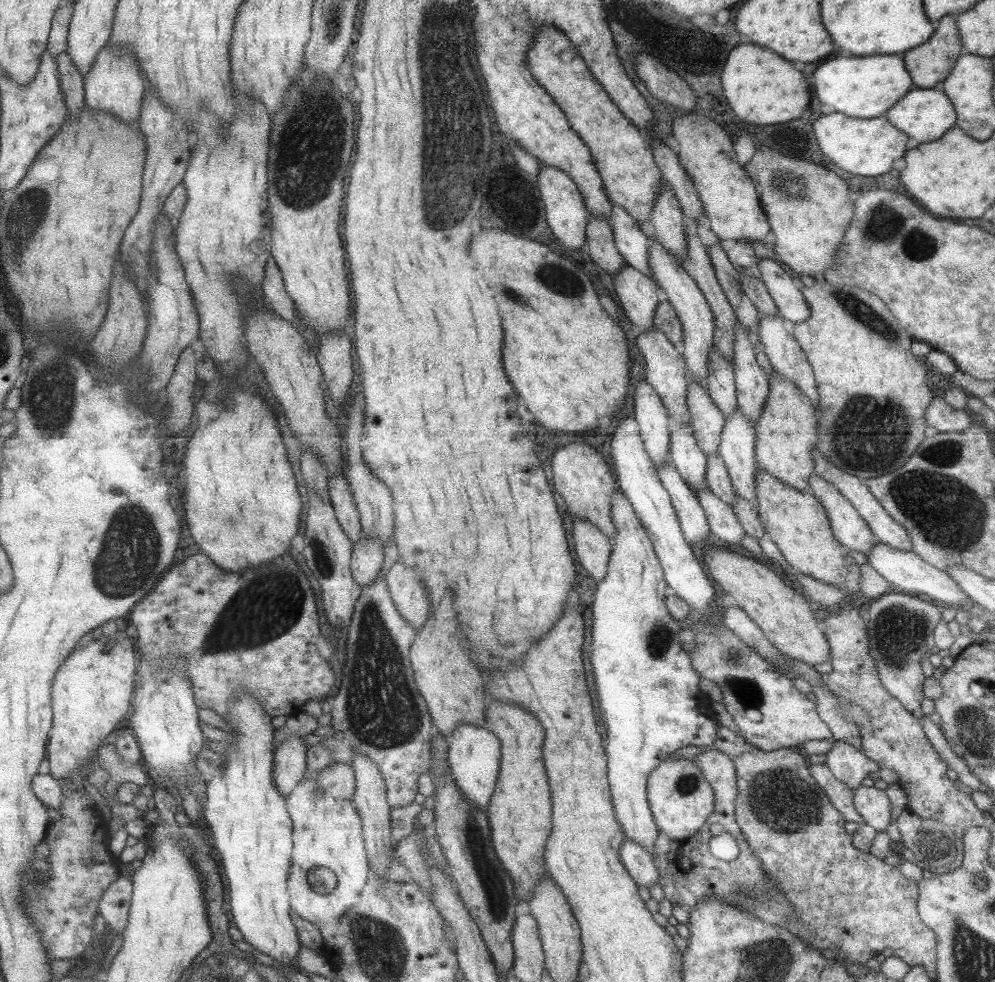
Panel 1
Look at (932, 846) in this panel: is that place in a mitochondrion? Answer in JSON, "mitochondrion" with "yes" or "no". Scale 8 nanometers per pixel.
{"mitochondrion":"yes"}

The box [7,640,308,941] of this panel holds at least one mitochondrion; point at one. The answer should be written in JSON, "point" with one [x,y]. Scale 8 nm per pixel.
{"point":[43,899]}

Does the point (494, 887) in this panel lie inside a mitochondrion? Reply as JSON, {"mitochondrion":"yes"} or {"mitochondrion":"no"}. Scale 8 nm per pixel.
{"mitochondrion":"yes"}

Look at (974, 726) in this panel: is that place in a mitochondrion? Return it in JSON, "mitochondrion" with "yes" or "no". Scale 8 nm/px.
{"mitochondrion":"yes"}

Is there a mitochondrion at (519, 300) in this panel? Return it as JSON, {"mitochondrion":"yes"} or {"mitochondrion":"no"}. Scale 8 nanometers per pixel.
{"mitochondrion":"yes"}

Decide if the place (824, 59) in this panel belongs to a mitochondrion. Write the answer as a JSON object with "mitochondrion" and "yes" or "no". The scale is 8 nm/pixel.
{"mitochondrion":"no"}

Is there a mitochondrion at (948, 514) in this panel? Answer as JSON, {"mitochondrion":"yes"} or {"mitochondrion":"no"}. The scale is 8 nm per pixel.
{"mitochondrion":"yes"}

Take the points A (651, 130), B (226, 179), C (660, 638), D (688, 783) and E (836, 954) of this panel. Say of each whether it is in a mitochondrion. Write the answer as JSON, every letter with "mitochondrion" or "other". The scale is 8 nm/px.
{"A":"other","B":"other","C":"mitochondrion","D":"mitochondrion","E":"other"}

